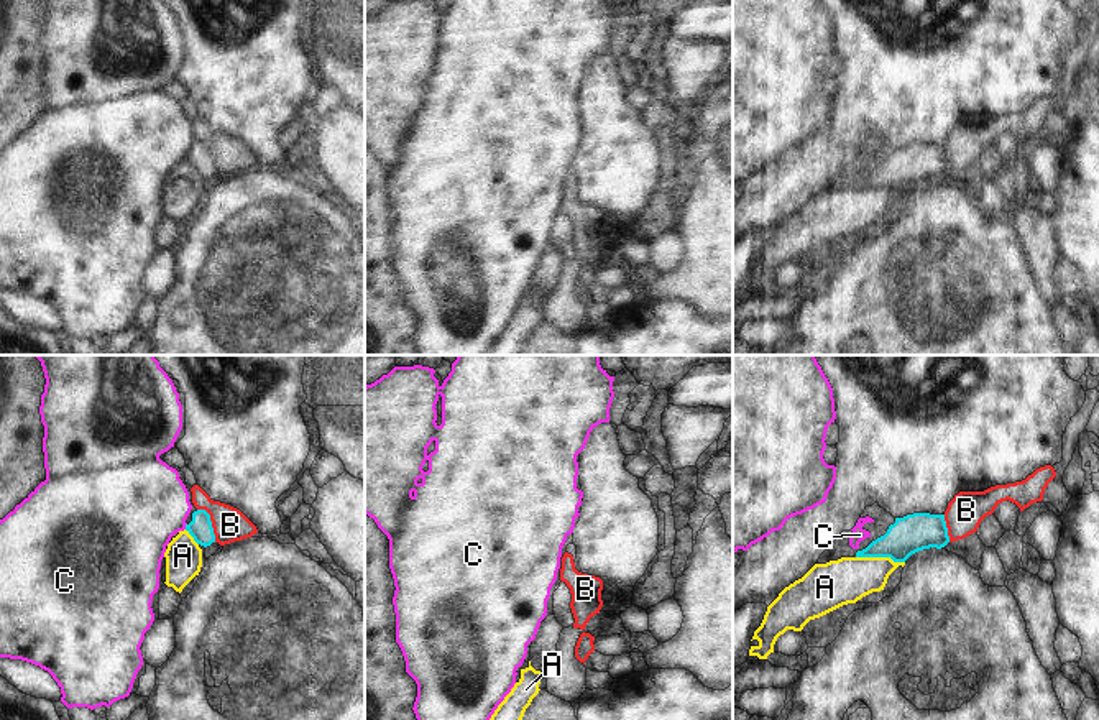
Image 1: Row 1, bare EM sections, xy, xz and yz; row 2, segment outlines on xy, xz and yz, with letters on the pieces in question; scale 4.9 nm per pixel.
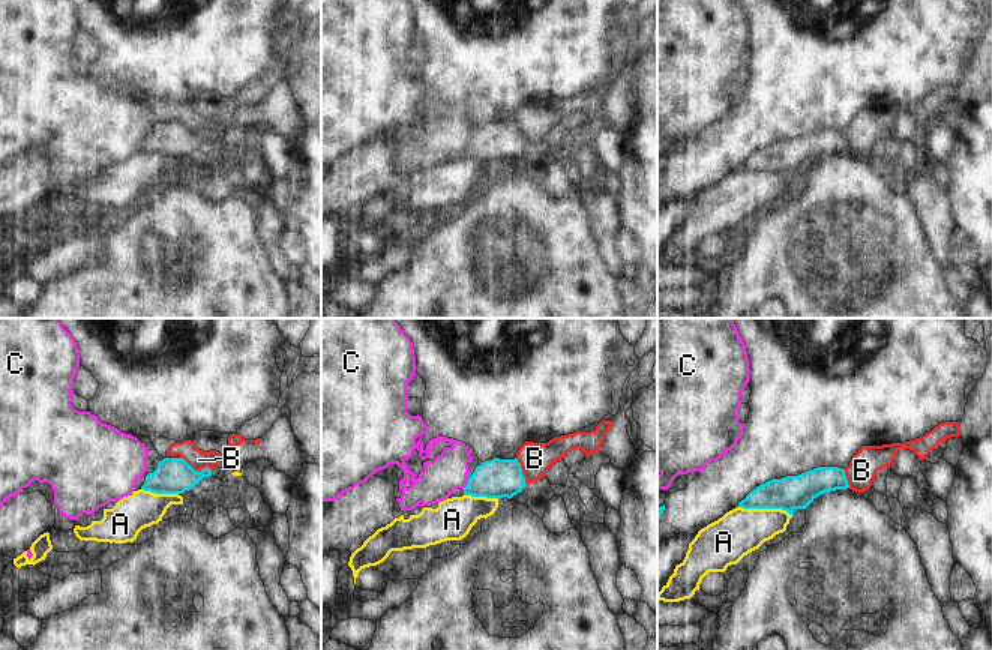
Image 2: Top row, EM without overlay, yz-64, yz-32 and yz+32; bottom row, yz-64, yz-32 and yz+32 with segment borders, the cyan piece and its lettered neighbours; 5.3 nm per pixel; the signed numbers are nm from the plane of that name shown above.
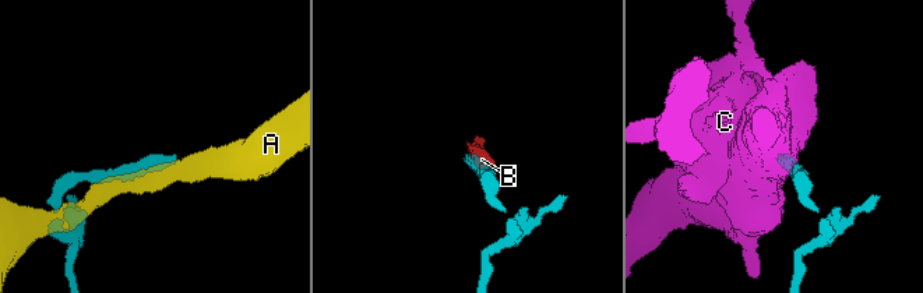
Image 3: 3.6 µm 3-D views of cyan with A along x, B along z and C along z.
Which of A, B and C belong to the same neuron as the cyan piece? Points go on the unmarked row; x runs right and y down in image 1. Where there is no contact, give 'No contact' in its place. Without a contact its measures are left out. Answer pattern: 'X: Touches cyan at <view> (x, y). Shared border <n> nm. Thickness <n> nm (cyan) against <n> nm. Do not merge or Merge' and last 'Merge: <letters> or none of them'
A: Touches cyan at yz (881, 188). Shared border 240 nm. Thickness 190 nm (cyan) against 220 nm. Do not merge
B: Touches cyan at xy (211, 155). Shared border 190 nm. Thickness 110 nm (cyan) against 170 nm. Do not merge
C: Touches cyan at xy (186, 158). Shared border 30 nm. Thickness 110 nm (cyan) against 440 nm. Do not merge
Merge: none of them.

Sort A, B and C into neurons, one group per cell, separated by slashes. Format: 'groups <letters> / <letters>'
groups A / B / C

